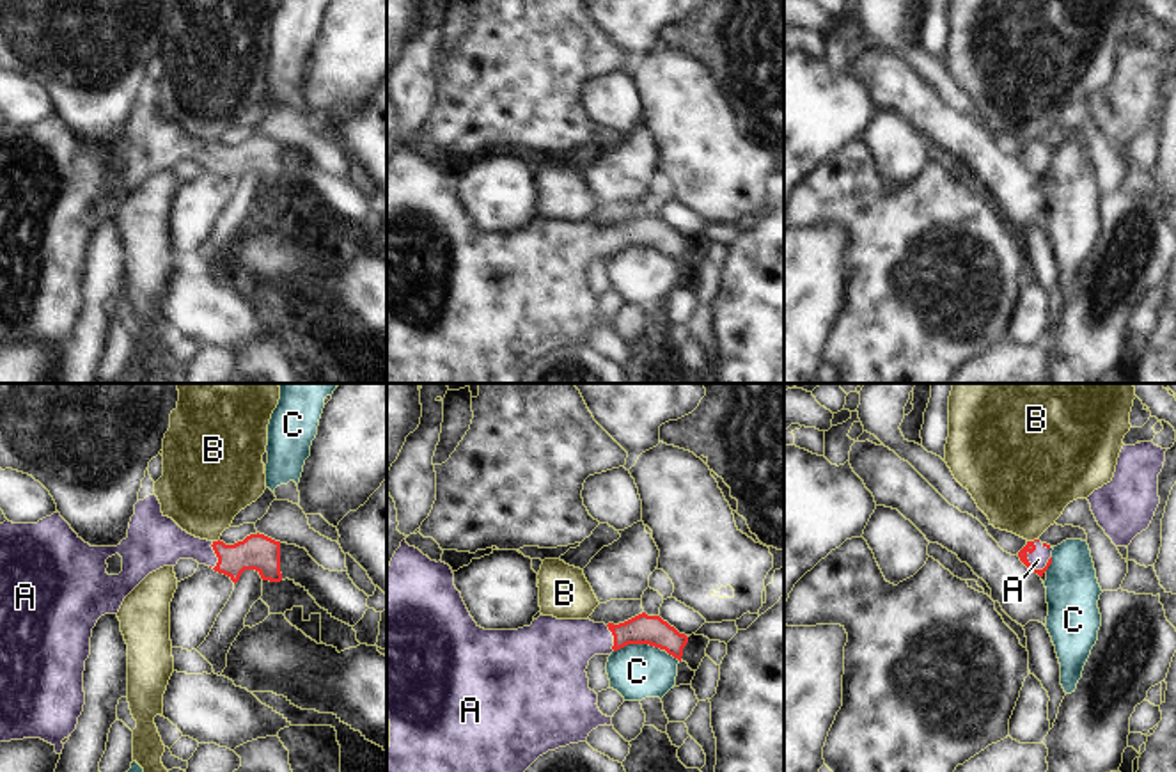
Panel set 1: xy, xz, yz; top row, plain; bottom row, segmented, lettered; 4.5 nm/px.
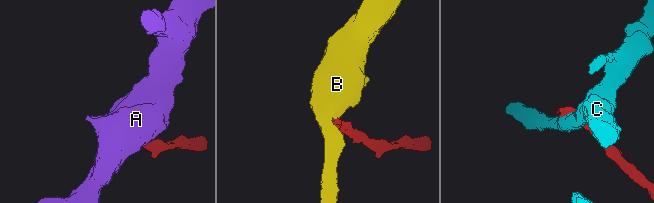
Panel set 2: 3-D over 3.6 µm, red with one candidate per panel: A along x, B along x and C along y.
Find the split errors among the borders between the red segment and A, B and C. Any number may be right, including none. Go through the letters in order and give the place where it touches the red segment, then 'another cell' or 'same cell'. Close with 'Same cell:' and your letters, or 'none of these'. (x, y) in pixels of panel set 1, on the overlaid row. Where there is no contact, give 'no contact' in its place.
A: meets red in yz at (1026, 556); same cell
B: meets red in yz at (1031, 542); another cell
C: meets red in xz at (637, 643); another cell
Same cell: A

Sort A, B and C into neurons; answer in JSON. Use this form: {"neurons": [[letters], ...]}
{"neurons": [["A"], ["B"], ["C"]]}

